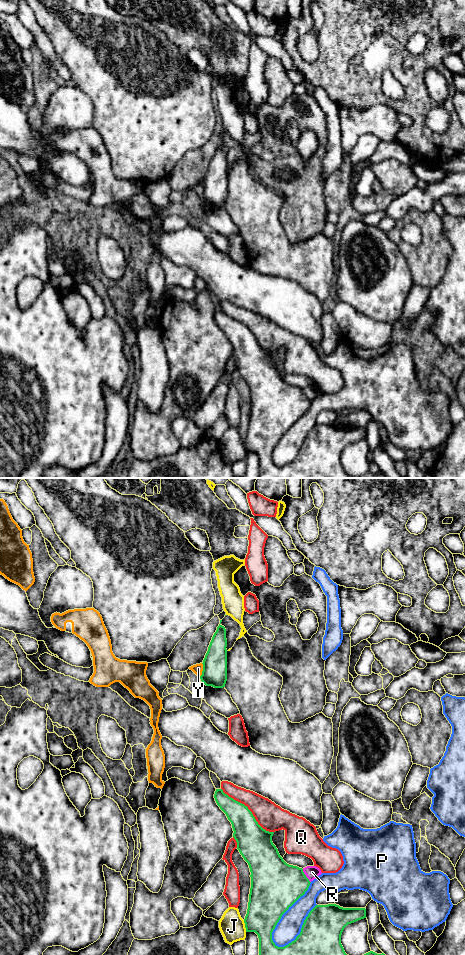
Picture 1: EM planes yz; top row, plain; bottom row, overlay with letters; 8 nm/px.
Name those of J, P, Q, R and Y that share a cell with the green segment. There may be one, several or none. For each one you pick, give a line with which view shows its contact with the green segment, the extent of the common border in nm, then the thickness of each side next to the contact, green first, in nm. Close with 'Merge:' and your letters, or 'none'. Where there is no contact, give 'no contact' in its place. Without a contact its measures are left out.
Merge: none

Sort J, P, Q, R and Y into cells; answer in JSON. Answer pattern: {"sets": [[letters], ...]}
{"sets": [["J"], ["P"], ["Q"], ["R"], ["Y"]]}

